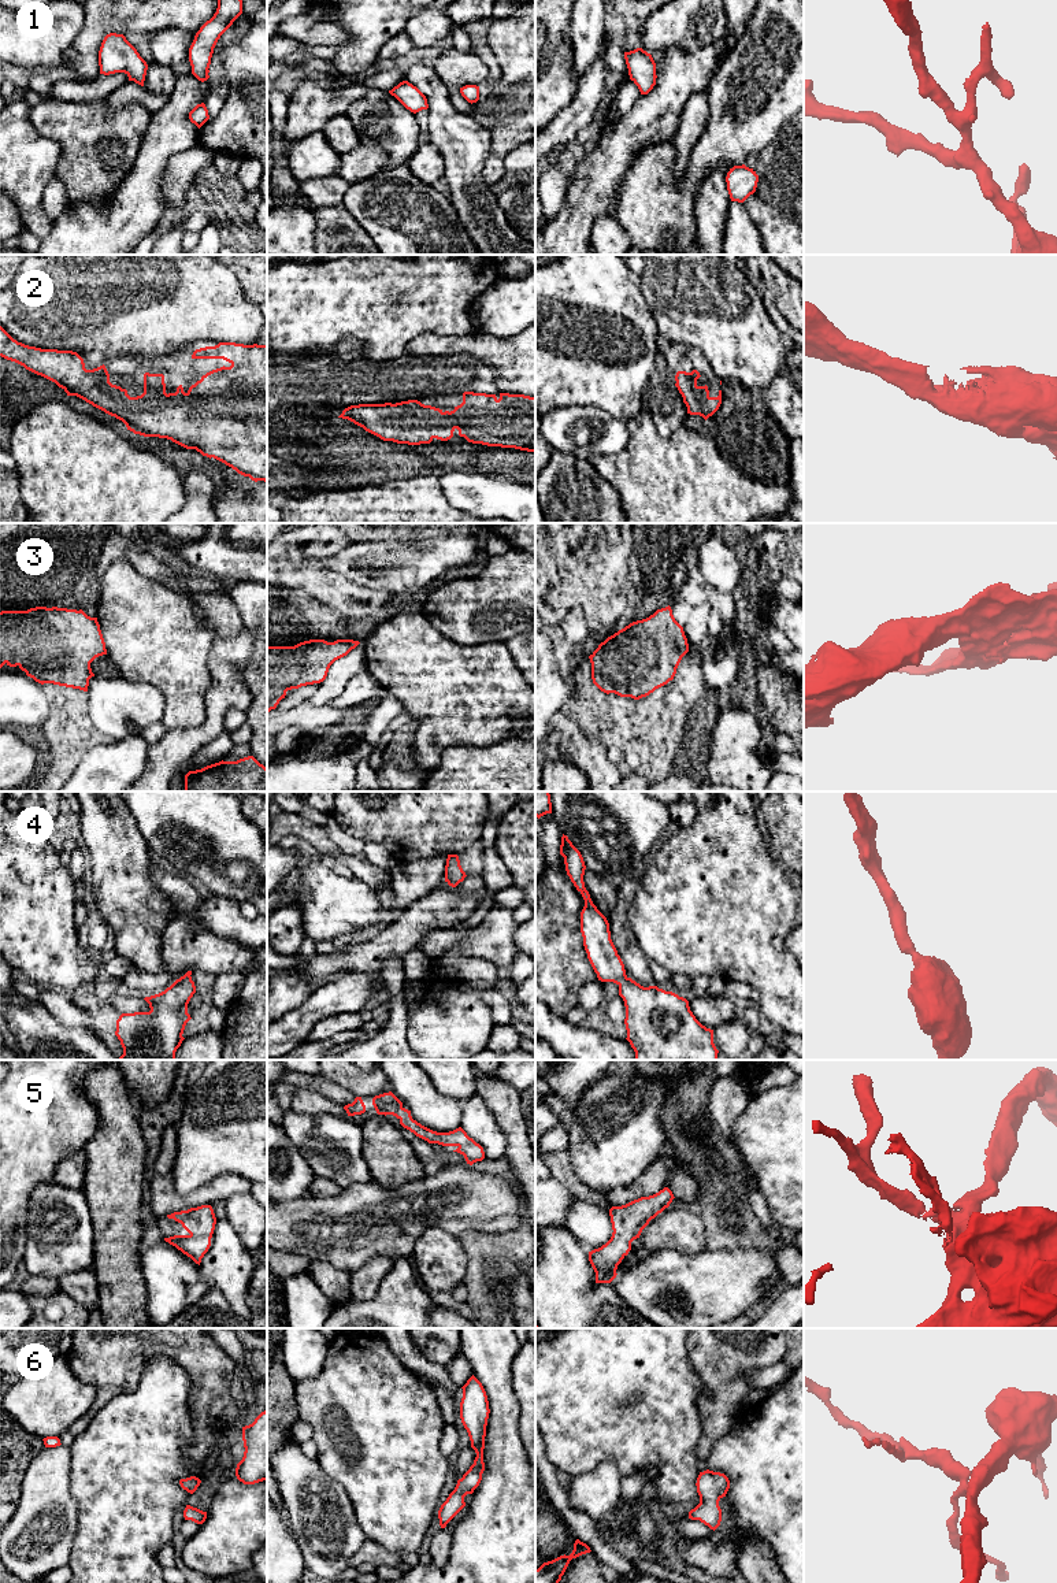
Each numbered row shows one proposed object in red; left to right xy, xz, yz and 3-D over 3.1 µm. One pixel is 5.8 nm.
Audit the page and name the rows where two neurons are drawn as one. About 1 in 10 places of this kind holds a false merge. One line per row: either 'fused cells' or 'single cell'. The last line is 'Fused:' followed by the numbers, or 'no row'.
1: single cell
2: single cell
3: single cell
4: single cell
5: single cell
6: single cell
Fused: no row

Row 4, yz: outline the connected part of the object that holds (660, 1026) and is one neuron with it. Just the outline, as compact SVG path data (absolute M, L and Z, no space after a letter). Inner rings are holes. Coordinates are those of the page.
M564 834L561 837L560 854L564 857L567 875L585 900L585 907L581 912L581 933L587 959L598 980L616 983L619 996L624 1001L626 1039L635 1052L634 1060L717 1060L719 1050L713 1043L713 1030L706 1028L696 1019L686 998L657 986L644 987L626 975L624 964L611 939L609 923L593 904L585 887L586 865L583 857Z

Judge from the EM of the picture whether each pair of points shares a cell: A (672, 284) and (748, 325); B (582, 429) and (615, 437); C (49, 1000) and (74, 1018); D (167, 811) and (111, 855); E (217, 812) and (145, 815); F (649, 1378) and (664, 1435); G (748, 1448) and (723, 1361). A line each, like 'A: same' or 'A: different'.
A: same
B: same
C: same
D: different
E: same
F: same
G: different

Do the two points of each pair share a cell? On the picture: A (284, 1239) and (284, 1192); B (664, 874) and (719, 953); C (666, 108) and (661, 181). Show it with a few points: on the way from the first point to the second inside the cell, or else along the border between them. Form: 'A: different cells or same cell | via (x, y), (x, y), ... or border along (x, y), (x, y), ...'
A: different cells | border along (307, 1194), (281, 1202)
B: same cell | via (683, 893), (719, 929), (719, 934)
C: different cells | border along (671, 141), (651, 144), (635, 156)

